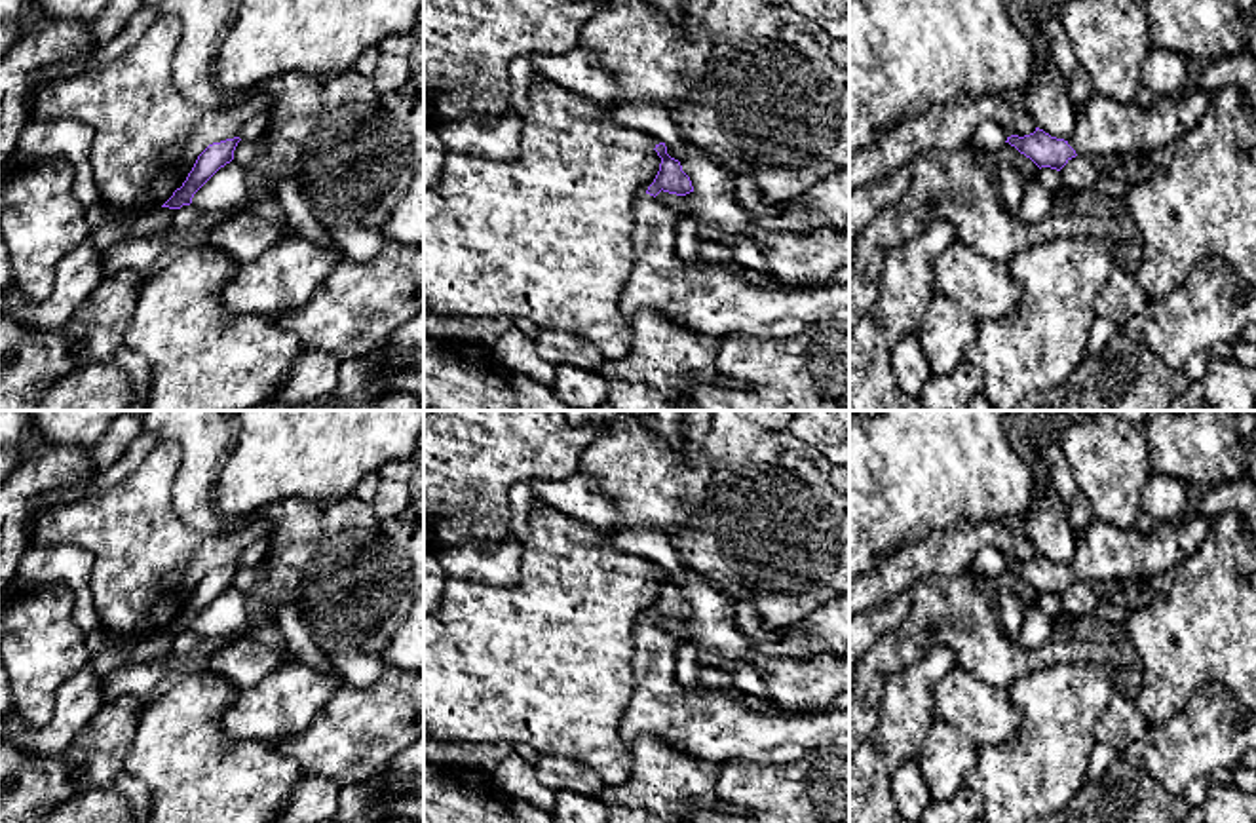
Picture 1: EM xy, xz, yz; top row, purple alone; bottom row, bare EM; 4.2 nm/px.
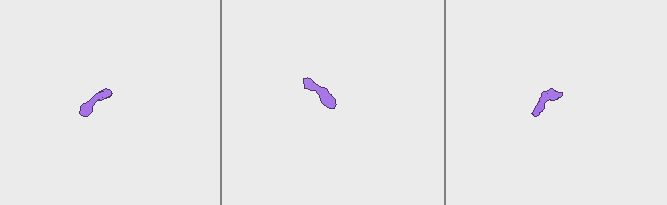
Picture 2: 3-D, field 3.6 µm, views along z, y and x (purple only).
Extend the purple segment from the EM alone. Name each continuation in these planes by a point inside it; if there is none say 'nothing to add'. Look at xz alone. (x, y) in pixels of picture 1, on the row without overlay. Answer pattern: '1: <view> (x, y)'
1: xz (704, 725)

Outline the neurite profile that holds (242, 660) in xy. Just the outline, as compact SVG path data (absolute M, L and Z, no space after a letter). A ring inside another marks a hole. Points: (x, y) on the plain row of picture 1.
M228 635L207 665L236 688L249 690L287 660L291 658L281 650L274 650L253 637Z

